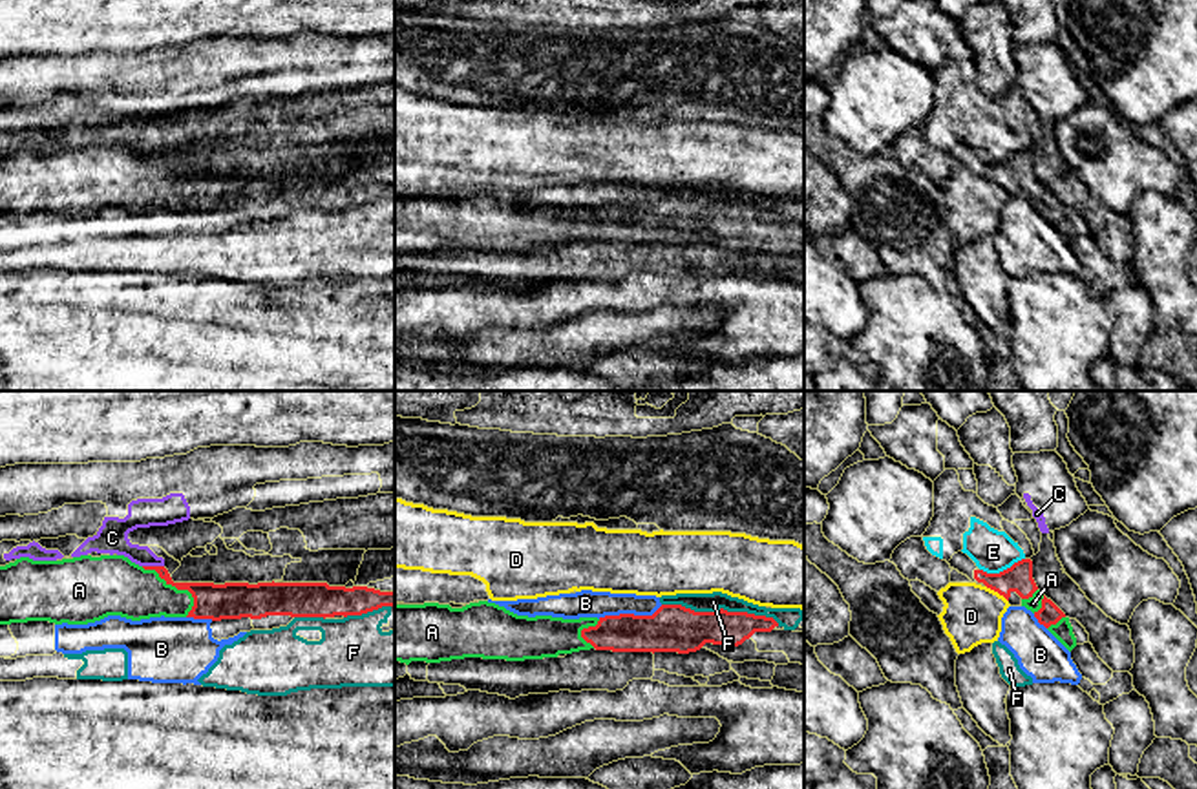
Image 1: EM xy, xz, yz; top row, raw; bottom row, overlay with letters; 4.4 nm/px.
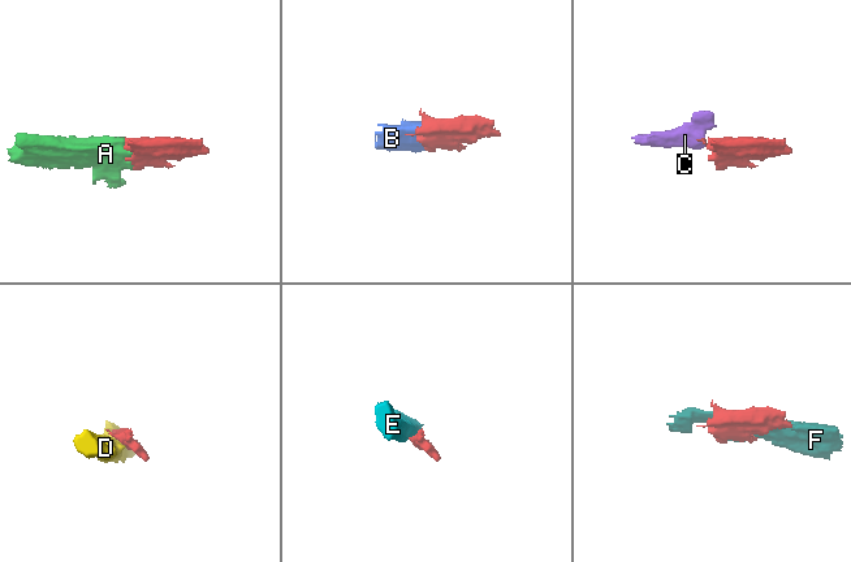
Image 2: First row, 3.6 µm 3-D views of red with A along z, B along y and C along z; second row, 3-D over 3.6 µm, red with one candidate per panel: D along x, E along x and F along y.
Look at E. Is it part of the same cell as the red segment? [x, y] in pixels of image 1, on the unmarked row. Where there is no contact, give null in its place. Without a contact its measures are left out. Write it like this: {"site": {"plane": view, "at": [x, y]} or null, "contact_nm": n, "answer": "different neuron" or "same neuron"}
{"site": {"plane": "yz", "at": [1004, 161]}, "contact_nm": 200, "answer": "different neuron"}

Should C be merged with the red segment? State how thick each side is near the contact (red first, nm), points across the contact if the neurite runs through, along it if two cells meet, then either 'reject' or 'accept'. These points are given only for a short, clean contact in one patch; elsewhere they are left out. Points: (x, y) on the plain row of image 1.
100 nm thick on the red side, 140 nm on the other; border along xy (143, 156), (163, 157); reject

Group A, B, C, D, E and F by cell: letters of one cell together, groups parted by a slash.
A / B F / C / D / E

